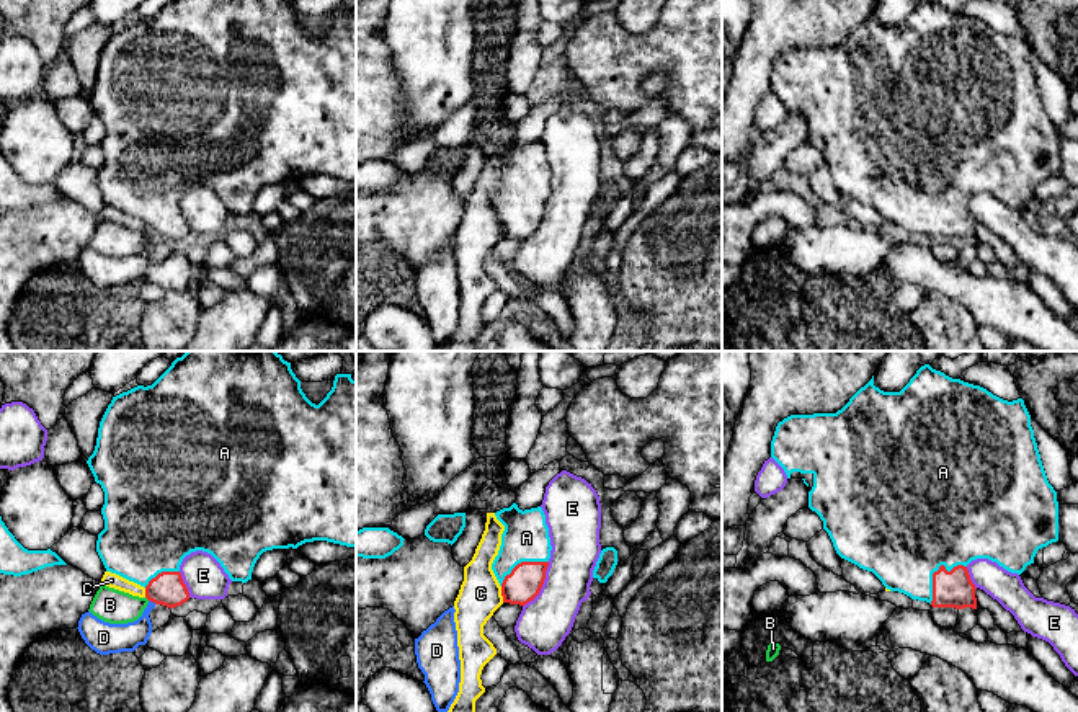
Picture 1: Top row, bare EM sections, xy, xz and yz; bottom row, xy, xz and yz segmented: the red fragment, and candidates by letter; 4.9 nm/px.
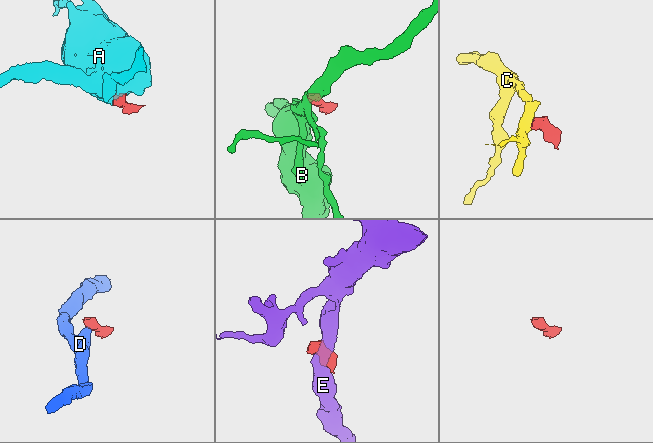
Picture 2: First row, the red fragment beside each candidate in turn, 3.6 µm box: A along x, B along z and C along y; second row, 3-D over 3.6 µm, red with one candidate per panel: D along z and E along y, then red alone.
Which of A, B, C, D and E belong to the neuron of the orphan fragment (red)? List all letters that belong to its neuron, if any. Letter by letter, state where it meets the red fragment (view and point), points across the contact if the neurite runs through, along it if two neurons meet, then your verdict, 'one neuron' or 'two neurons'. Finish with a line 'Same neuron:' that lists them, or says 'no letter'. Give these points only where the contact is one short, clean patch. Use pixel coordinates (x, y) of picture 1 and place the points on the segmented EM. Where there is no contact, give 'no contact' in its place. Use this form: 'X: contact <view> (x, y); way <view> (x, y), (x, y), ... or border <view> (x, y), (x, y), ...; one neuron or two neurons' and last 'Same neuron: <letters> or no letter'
A: contact yz (935, 572); way yz (954, 588), (935, 572), (925, 556), (902, 533); one neuron
B: contact xy (147, 598); border xy (146, 596), (149, 600); two neurons
C: contact xz (502, 595); border xz (500, 587), (503, 601); two neurons
D: contact xy (152, 601); border xy (149, 600), (155, 603); two neurons
E: contact xz (543, 583); two neurons
Same neuron: A

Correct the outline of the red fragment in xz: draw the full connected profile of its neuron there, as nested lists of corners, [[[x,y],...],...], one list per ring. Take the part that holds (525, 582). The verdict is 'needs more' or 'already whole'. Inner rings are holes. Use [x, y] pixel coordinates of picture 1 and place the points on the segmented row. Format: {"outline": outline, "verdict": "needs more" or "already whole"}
{"outline": [[[513,503],[495,516],[505,531],[492,570],[503,603],[524,606],[539,594],[549,567],[552,545],[546,514],[541,506],[523,511]]], "verdict": "needs more"}

